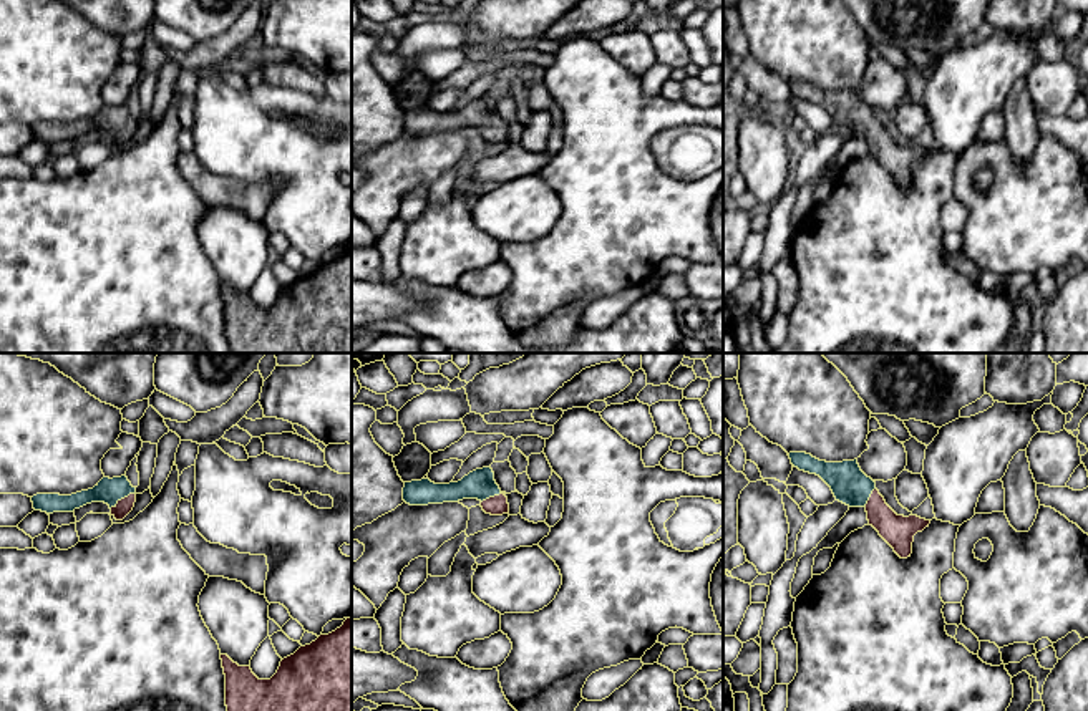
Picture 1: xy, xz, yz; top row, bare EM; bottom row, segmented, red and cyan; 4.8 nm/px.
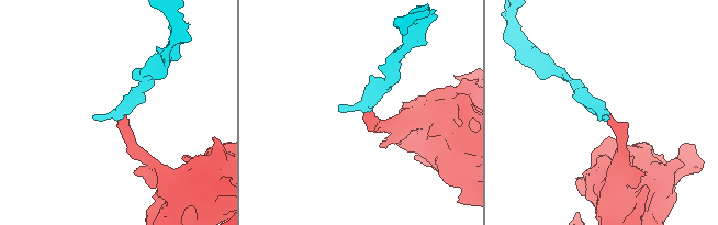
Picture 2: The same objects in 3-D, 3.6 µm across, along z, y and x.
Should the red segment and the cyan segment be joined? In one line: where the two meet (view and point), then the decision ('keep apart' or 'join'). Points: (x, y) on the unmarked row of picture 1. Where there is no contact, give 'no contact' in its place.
xy (121, 128) | join

